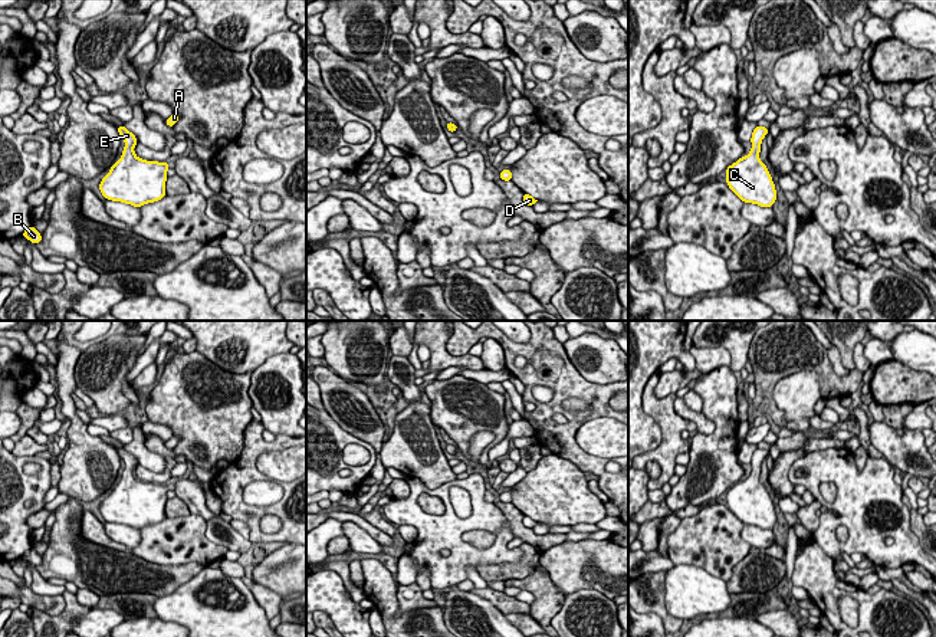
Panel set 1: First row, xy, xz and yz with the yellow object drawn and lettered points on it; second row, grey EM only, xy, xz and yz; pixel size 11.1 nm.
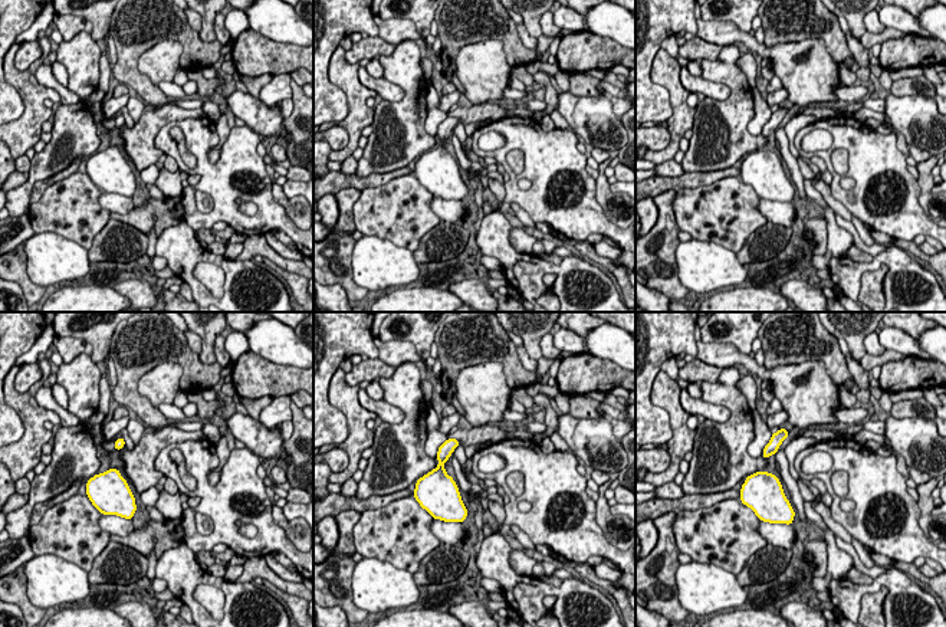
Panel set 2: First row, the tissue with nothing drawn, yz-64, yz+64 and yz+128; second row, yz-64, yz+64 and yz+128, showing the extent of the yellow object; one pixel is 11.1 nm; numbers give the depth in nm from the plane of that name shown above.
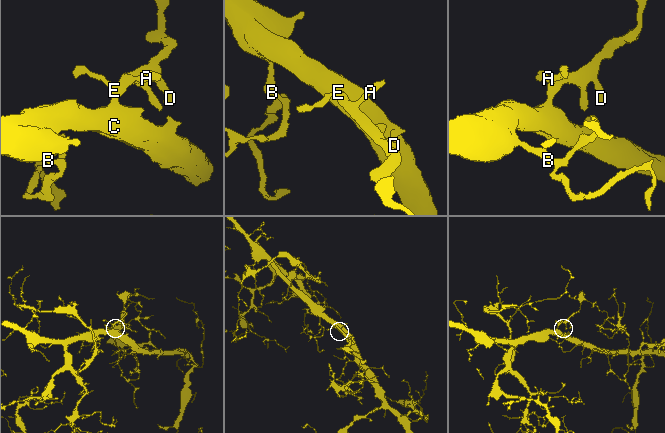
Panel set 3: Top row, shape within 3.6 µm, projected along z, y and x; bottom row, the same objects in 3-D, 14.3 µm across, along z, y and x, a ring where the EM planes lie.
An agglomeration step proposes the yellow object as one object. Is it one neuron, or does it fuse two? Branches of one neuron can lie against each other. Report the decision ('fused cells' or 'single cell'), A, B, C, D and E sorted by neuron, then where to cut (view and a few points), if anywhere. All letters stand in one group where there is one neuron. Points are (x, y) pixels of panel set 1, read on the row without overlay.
single cell | A B C D E | no cut

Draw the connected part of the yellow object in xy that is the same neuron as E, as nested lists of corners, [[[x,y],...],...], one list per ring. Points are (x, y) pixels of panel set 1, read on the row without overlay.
[[[124,447],[116,449],[125,470],[121,480],[114,485],[111,493],[102,500],[99,512],[106,522],[121,523],[134,529],[142,529],[167,518],[167,485],[147,483],[135,477],[137,459]]]

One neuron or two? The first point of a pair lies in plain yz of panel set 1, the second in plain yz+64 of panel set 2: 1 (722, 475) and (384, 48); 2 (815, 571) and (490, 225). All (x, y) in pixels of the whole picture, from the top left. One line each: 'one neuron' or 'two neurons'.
1: two neurons
2: one neuron

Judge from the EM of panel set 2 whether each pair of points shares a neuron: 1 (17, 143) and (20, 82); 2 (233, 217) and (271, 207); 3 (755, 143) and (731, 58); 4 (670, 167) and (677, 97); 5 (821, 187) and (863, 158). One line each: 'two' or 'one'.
1: one
2: one
3: one
4: two
5: two

